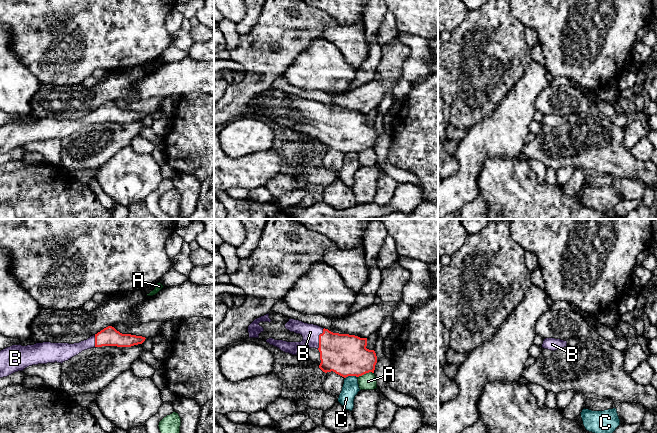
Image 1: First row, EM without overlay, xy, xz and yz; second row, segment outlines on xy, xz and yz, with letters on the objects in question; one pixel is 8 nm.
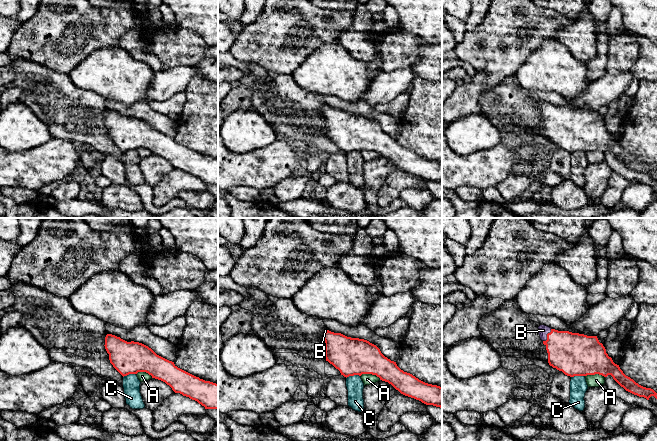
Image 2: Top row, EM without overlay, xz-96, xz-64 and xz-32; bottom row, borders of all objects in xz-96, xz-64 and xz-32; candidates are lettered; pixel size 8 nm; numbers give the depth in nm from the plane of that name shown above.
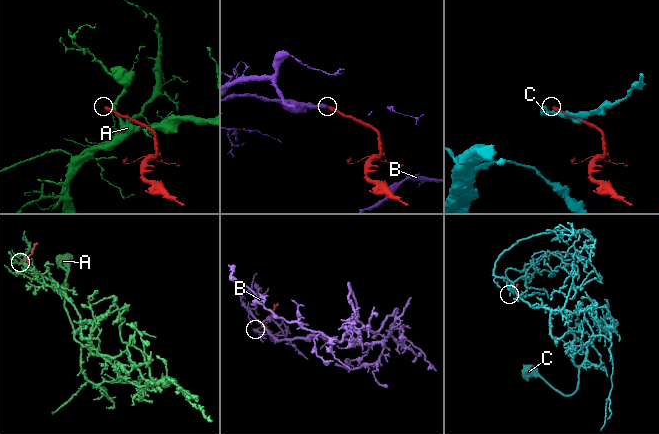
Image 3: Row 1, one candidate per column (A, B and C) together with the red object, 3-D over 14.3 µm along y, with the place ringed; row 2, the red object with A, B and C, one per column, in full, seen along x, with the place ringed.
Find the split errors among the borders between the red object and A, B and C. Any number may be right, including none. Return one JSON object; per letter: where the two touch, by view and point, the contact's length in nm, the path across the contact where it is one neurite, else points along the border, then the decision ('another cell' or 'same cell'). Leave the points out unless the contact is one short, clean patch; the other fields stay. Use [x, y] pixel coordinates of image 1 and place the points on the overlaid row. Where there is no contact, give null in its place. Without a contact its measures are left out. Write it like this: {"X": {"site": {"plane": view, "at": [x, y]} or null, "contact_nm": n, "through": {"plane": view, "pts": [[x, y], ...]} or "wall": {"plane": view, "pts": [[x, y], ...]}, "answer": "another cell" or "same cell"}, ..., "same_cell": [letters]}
{"A": {"site": {"plane": "xz", "at": [365, 373]}, "contact_nm": 130, "answer": "another cell"}, "B": {"site": {"plane": "xz", "at": [319, 338]}, "contact_nm": 180, "through": {"plane": "xz", "pts": [[344, 354], [319, 338], [310, 332]]}, "answer": "same cell"}, "C": {"site": {"plane": "xz", "at": [351, 375]}, "contact_nm": 110, "wall": {"plane": "xz", "pts": [[357, 376], [347, 376], [345, 378]]}, "answer": "another cell"}, "same_cell": ["B"]}

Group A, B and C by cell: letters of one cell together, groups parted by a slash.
A / B / C

